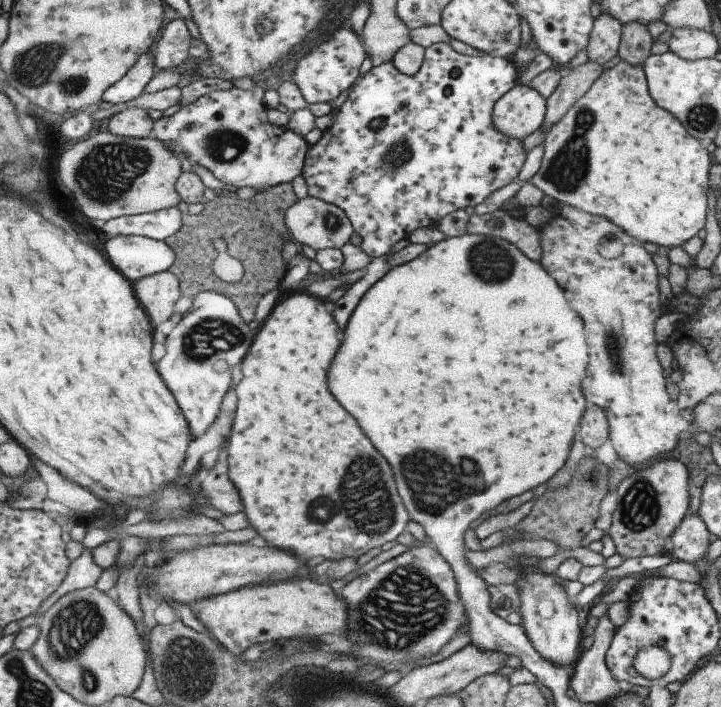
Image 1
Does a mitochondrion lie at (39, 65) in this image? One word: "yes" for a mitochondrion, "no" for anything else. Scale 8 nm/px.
yes

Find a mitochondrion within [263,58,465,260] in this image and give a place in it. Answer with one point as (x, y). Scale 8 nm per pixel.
(400, 152)

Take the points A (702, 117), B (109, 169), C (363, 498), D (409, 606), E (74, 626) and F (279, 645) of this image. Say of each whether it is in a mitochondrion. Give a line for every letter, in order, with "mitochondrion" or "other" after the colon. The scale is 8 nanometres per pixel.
A: mitochondrion
B: mitochondrion
C: mitochondrion
D: mitochondrion
E: mitochondrion
F: other

